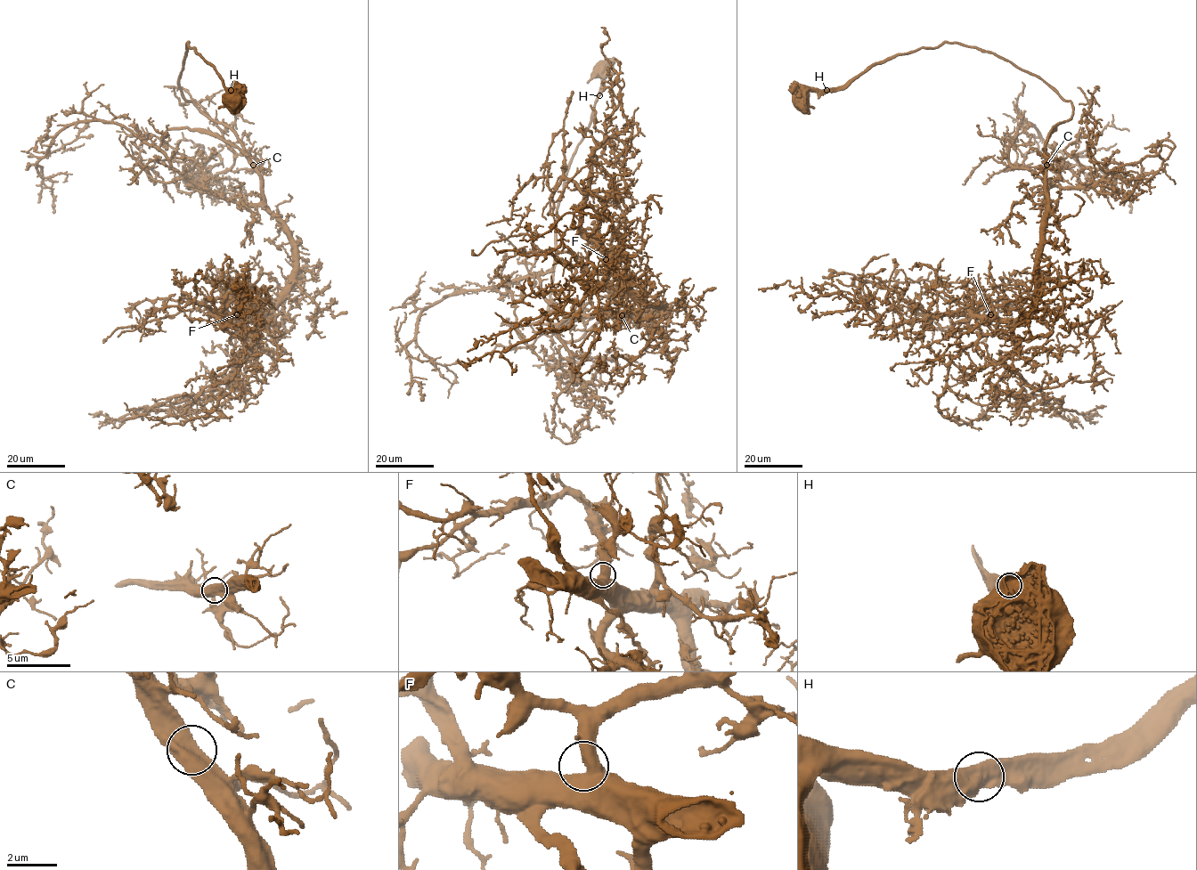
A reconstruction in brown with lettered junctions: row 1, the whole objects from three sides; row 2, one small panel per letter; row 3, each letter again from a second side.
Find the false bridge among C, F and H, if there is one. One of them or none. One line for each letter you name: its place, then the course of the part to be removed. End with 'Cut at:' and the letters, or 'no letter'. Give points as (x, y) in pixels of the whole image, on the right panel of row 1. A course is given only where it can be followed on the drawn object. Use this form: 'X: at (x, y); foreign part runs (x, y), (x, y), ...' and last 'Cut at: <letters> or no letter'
Cut at: no letter

